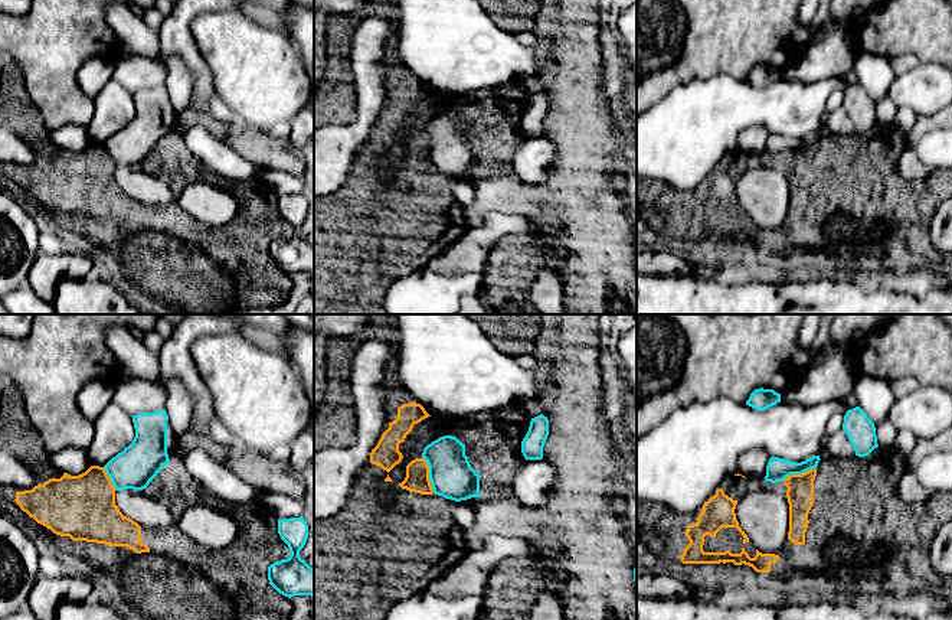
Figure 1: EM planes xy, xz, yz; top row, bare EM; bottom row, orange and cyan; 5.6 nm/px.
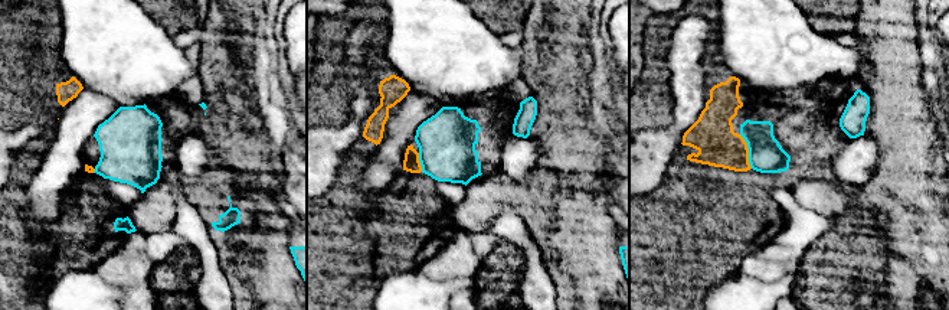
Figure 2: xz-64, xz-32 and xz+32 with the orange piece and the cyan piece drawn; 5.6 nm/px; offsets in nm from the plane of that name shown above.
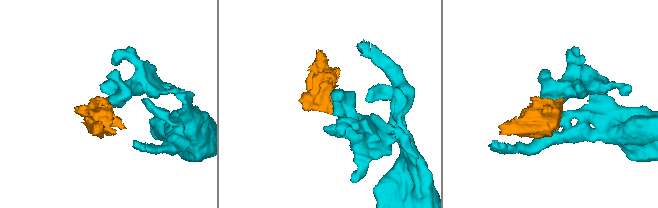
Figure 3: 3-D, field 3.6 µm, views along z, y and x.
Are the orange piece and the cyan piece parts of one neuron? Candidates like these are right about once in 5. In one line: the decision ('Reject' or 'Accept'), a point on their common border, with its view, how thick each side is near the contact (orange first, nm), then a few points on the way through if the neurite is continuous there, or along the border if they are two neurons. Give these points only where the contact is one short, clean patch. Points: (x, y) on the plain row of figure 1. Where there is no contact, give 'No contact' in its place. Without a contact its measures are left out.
Reject. Touches orange at xz (428, 152). Thickness 130 nm (orange) against 240 nm. Boundary: xz (422, 134), (428, 143), (428, 156), (434, 169)

